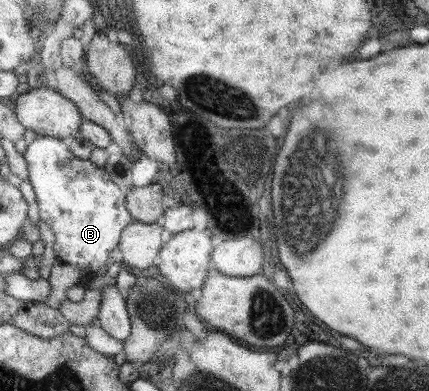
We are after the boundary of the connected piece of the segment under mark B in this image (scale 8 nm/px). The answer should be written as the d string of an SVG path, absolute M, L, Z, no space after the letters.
M38 136L28 146L25 156L31 170L30 179L37 193L37 201L41 210L41 220L49 225L56 236L55 248L60 262L66 262L72 266L78 266L85 275L80 282L88 282L90 279L101 275L100 270L106 266L106 260L121 242L122 231L134 222L132 214L127 209L127 198L121 188L112 182L105 167L94 164L92 159L82 160L78 158L69 141L55 138L54 136Z

